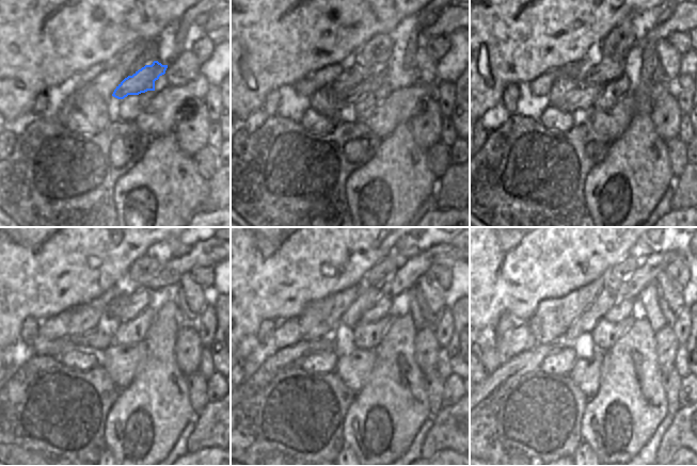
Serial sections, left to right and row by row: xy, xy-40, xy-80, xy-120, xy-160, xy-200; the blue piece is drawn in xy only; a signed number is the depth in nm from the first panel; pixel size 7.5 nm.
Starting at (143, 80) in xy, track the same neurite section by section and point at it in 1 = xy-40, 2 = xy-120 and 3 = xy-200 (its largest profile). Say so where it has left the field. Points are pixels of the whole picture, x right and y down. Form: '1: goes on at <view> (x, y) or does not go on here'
1: goes on at xy-40 (370, 84)
2: goes on at xy-120 (96, 341)
3: goes on at xy-200 (497, 382)

